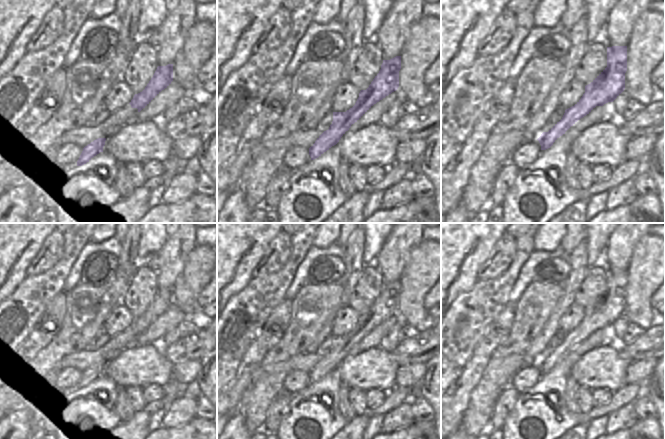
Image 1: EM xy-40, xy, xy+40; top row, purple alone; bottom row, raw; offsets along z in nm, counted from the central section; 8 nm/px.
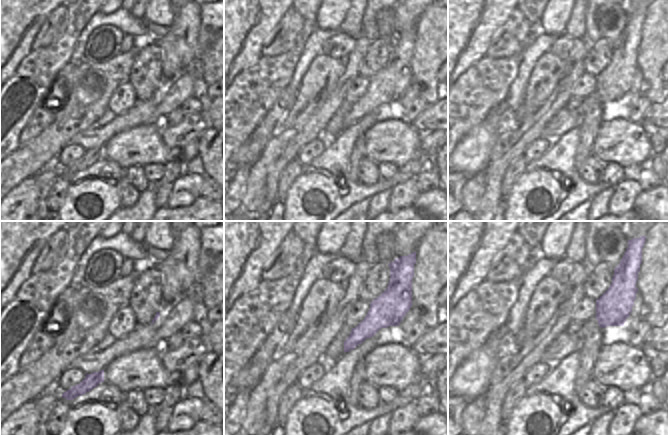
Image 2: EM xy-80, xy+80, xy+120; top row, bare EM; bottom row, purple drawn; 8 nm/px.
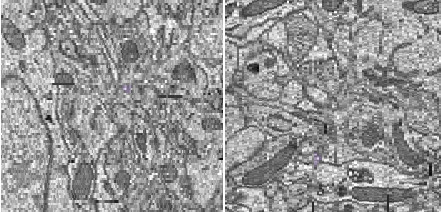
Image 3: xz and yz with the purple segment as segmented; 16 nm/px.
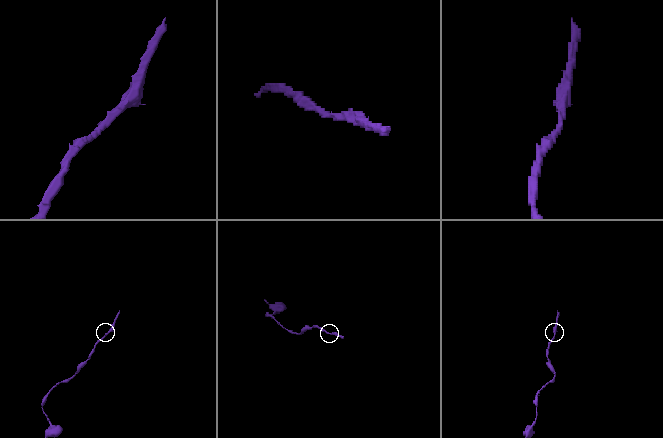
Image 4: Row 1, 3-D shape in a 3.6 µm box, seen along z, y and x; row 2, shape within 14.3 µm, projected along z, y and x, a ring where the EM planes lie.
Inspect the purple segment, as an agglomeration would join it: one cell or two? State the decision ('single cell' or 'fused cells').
single cell

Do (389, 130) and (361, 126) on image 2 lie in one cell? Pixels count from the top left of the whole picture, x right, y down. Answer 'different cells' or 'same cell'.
different cells

